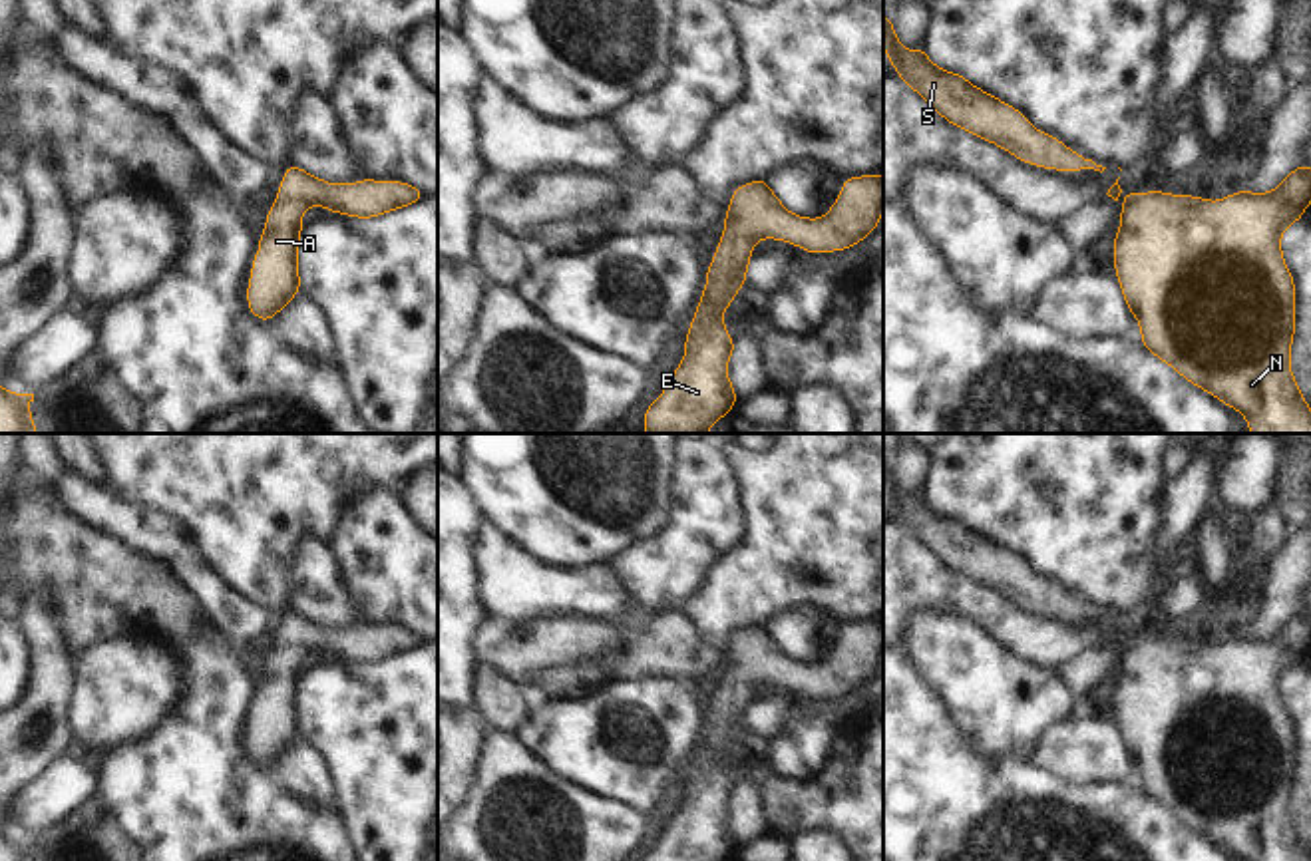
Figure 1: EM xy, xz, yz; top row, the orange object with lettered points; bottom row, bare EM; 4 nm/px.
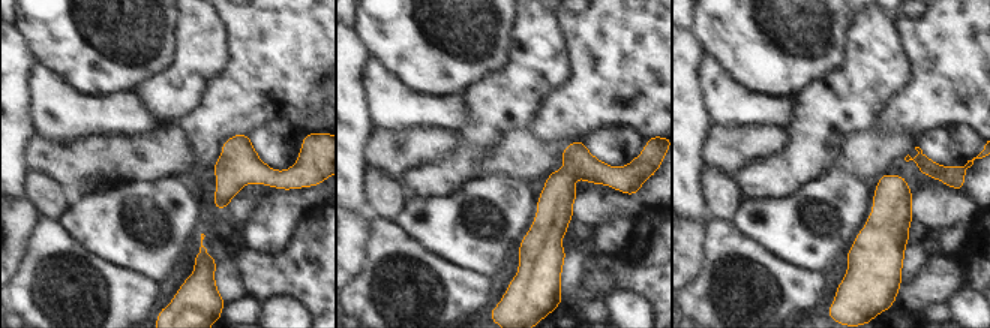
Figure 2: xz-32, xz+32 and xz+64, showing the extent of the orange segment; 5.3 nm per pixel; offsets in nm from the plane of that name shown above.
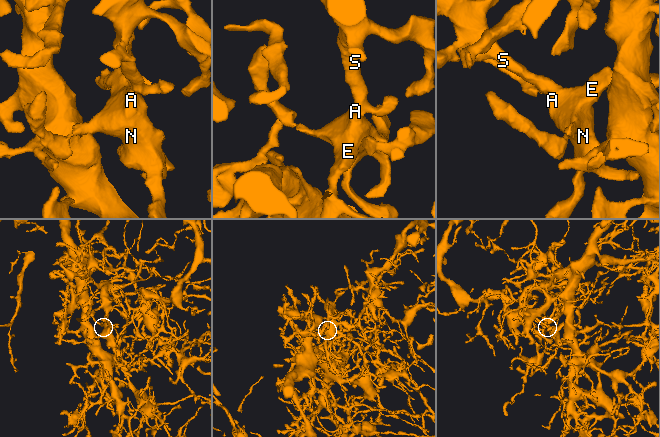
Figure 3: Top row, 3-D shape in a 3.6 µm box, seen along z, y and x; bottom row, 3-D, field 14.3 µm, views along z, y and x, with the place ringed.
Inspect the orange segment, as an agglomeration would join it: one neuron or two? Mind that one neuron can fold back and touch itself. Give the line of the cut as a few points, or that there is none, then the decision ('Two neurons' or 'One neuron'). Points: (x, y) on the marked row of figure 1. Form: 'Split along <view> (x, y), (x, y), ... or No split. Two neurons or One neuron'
No split. One neuron

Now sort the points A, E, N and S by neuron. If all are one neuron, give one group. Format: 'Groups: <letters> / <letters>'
Groups: A E N S

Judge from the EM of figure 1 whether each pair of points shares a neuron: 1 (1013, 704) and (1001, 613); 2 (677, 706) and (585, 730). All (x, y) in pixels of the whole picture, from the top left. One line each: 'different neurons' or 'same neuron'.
1: different neurons
2: same neuron

